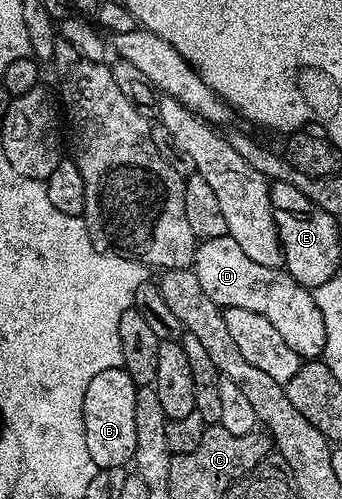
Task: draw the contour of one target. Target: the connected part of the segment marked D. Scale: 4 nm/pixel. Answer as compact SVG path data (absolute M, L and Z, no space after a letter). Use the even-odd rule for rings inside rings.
M227 234L217 238L203 239L196 247L196 259L191 269L196 271L202 292L214 300L218 307L246 308L266 316L274 329L286 340L286 345L294 348L302 360L320 360L324 357L326 326L322 324L322 314L318 312L315 293L309 287L298 284L283 268L266 268L266 264L254 264L246 252L242 252L238 240Z

